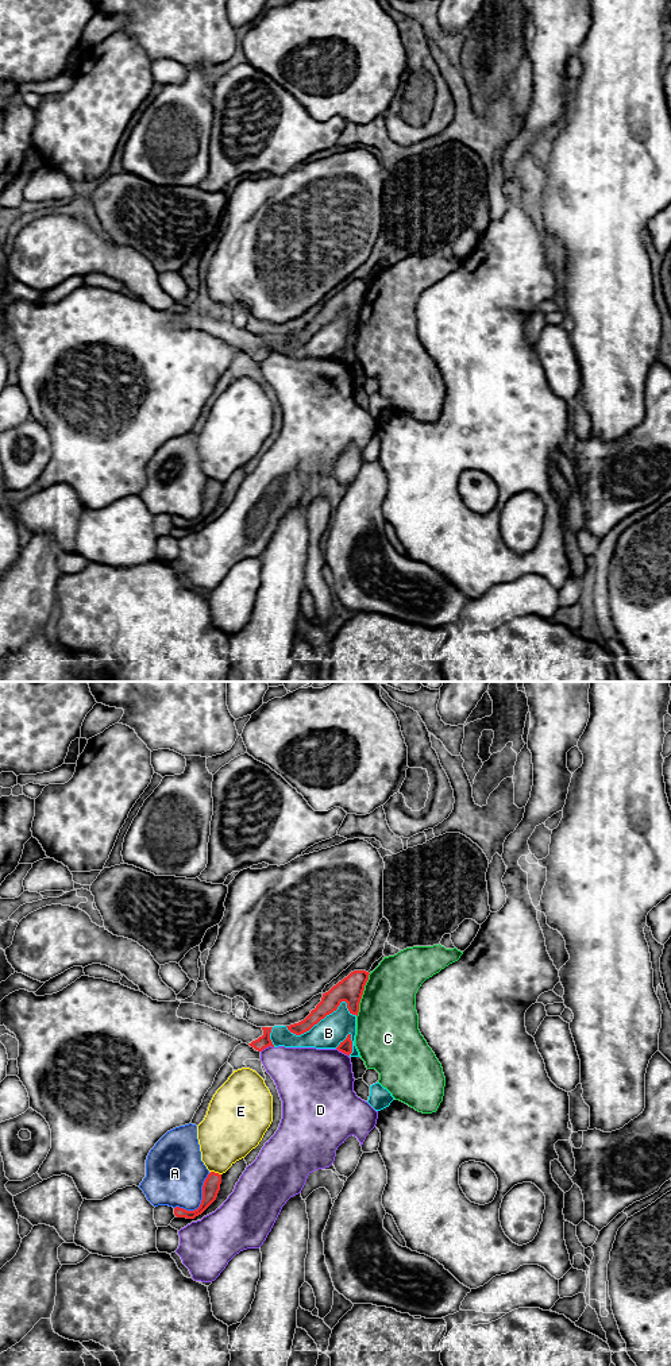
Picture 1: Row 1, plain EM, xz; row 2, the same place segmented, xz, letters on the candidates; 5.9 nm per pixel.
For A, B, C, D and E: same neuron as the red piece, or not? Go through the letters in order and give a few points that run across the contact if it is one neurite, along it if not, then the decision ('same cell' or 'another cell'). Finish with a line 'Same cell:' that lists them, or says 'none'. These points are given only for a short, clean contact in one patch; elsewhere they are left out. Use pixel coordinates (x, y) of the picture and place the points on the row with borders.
A: another cell
B: another cell
C: another cell
D: another cell
E: another cell
Same cell: none

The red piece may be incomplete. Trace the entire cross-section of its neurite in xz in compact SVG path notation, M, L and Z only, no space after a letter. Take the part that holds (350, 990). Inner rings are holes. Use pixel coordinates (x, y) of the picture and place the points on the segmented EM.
M366 971L351 972L328 992L323 993L321 1002L304 1020L286 1026L288 1030L296 1035L309 1031L321 1019L336 1011L342 1002L347 1003L350 1014L358 1016L359 1003L365 991L365 985L369 980L369 975L370 973Z

